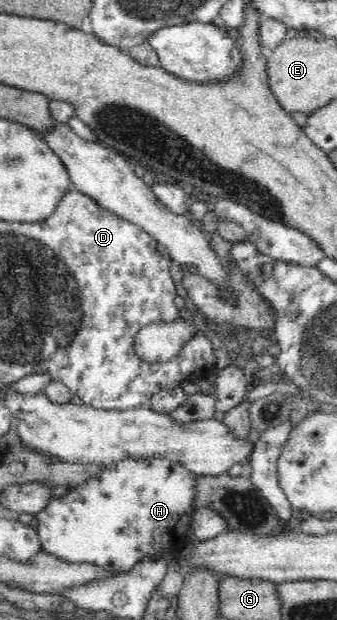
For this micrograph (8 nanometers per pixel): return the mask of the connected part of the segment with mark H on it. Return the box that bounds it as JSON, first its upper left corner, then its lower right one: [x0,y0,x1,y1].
[35,457,197,575]

